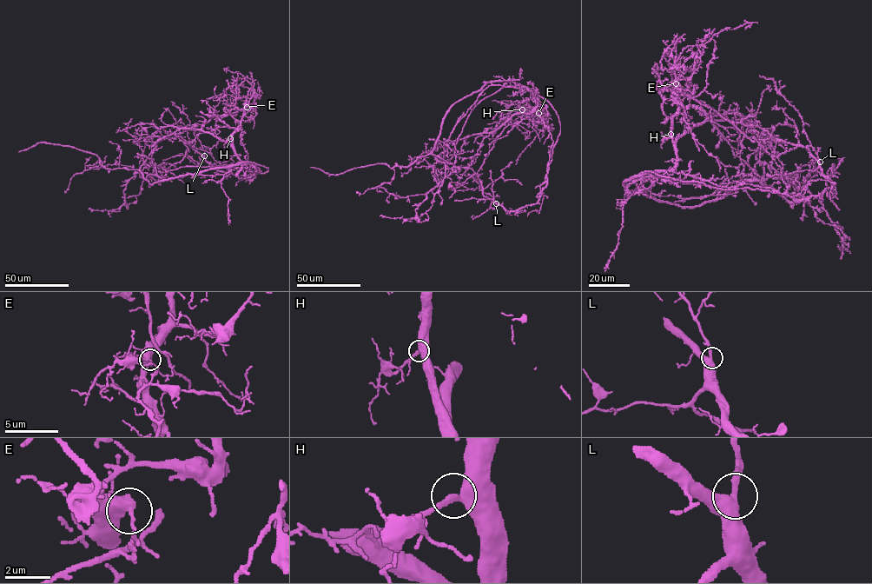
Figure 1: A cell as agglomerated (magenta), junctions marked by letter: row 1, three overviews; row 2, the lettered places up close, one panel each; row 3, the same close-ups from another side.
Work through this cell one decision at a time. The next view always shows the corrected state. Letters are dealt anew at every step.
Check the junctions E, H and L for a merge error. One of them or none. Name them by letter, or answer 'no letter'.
E

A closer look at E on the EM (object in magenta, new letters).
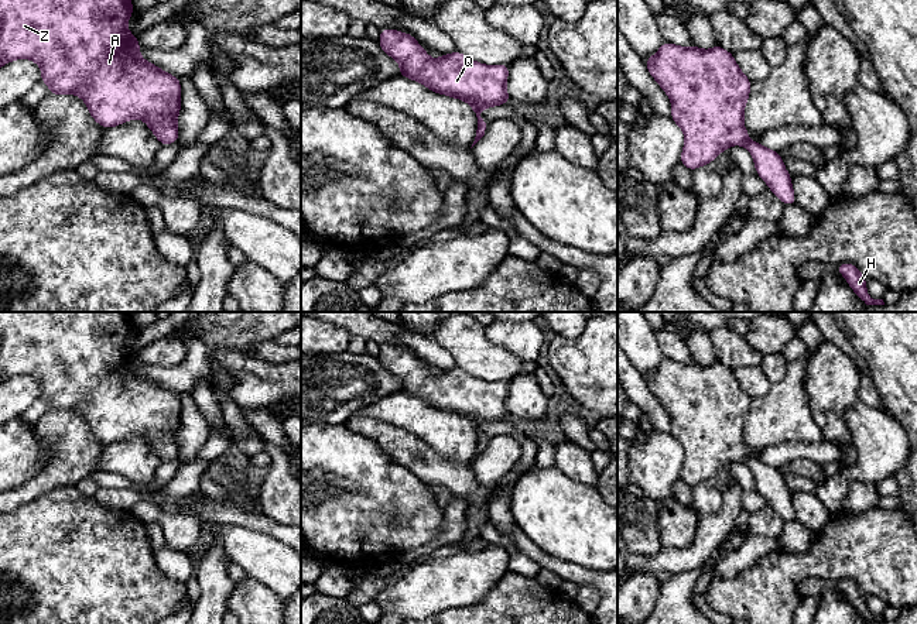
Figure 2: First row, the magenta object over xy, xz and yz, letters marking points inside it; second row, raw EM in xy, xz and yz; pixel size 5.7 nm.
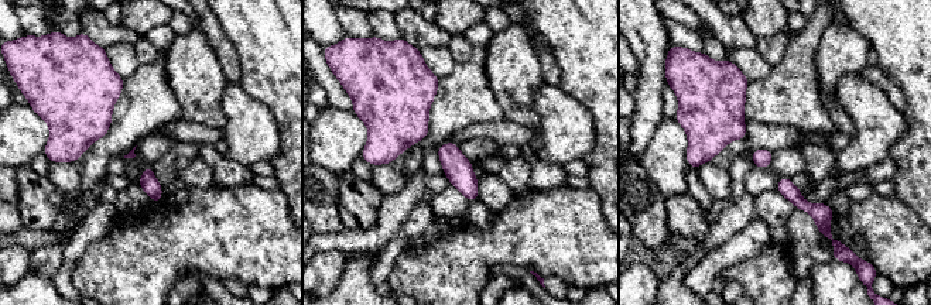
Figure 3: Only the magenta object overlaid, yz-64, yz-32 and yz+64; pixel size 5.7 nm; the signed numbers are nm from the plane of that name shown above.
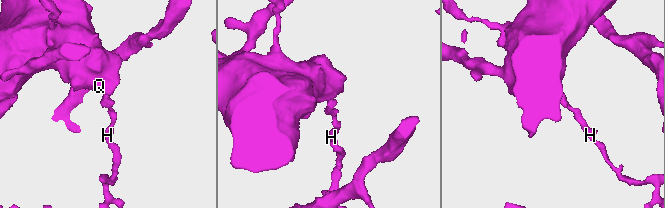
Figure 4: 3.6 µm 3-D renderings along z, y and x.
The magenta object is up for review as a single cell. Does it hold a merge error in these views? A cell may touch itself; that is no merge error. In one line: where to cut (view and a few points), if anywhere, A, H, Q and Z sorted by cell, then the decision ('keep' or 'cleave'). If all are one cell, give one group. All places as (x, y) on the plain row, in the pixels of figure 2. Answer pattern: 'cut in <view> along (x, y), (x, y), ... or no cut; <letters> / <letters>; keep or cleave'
cut in xz along (478, 434), (488, 439); A Q Z / H; cleave

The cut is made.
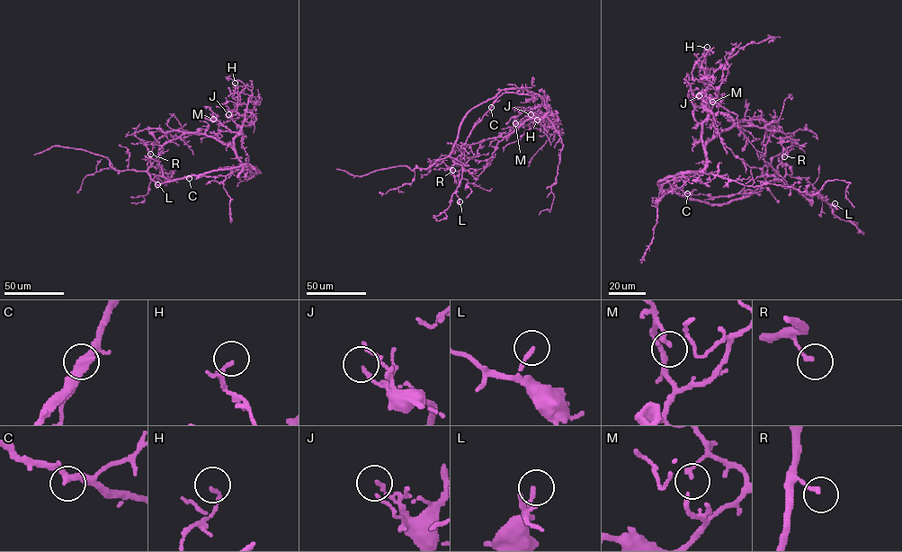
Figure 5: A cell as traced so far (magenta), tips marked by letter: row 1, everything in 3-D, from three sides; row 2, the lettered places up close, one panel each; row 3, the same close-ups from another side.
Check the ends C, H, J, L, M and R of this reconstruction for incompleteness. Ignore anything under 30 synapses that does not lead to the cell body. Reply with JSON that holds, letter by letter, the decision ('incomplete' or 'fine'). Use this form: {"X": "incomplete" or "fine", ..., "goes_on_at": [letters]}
{"C": "fine", "H": "fine", "J": "fine", "L": "fine", "M": "fine", "R": "fine", "goes_on_at": []}

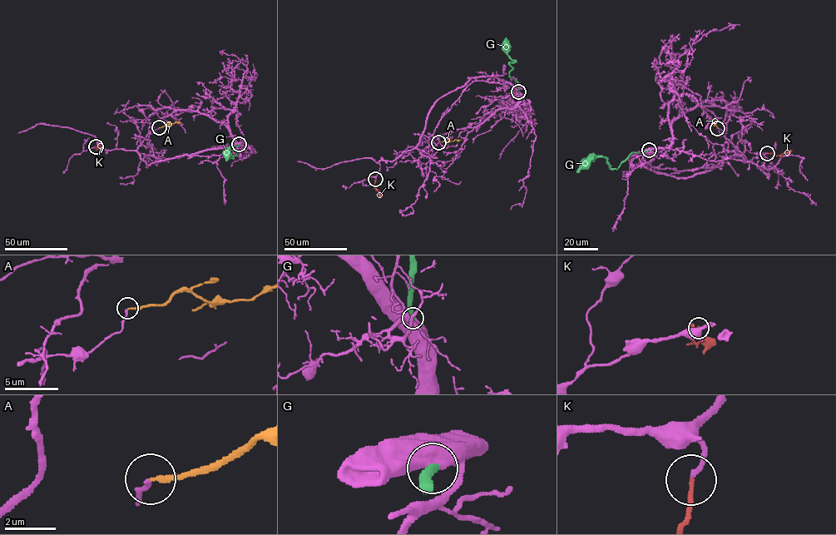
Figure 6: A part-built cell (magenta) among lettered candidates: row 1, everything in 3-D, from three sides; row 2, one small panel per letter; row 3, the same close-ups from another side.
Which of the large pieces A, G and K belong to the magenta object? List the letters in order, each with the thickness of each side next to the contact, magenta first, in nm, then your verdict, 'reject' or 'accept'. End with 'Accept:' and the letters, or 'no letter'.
A: 180 nm thick on the magenta side, 170 nm on the other; reject
G: 750 nm thick on the magenta side, 400 nm on the other; accept
K: 170 nm thick on the magenta side, 160 nm on the other; accept
Accept: G, K

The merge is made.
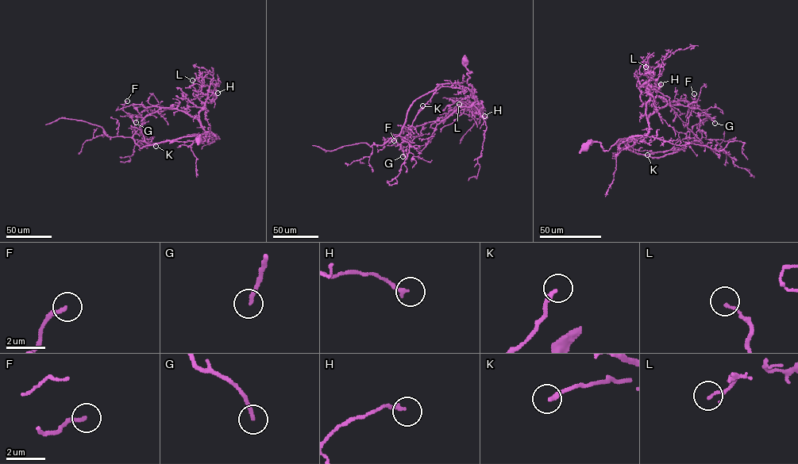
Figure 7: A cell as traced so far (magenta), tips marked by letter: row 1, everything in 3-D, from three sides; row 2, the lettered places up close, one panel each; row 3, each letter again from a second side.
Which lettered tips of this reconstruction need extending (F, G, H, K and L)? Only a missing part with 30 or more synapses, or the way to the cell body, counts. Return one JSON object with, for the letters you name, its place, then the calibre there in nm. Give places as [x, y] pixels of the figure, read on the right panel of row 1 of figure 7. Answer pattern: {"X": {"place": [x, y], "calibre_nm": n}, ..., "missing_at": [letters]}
{"missing_at": []}

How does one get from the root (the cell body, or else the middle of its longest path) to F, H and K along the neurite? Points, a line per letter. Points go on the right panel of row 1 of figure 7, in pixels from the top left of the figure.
F: (586, 146), (608, 151), (645, 135), (648, 117), (668, 103), (693, 138), (694, 93)
H: (586, 146), (599, 142), (608, 151), (619, 139), (645, 135), (647, 86), (661, 84)
K: (586, 146), (599, 142), (608, 151), (619, 139), (630, 136), (623, 139), (621, 149), (657, 152), (647, 155)

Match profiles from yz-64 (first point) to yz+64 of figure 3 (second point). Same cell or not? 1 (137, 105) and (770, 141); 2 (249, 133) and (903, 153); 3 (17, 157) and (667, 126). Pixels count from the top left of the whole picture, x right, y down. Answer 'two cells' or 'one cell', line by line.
1: two cells
2: two cells
3: one cell

